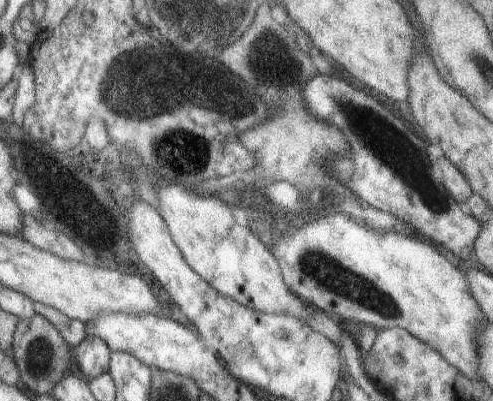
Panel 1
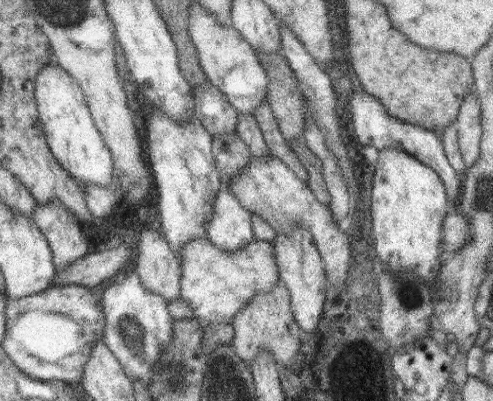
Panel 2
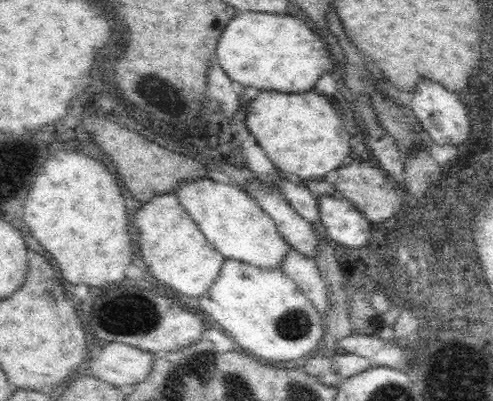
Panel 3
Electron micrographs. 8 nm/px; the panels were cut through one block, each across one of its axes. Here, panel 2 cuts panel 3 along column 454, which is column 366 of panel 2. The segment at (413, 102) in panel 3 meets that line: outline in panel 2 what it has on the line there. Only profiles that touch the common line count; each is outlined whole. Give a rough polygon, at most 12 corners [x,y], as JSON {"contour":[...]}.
{"contour":[[351,96],[363,146],[397,148],[433,168],[451,200],[463,176],[443,142],[417,124],[389,116],[373,96]]}

